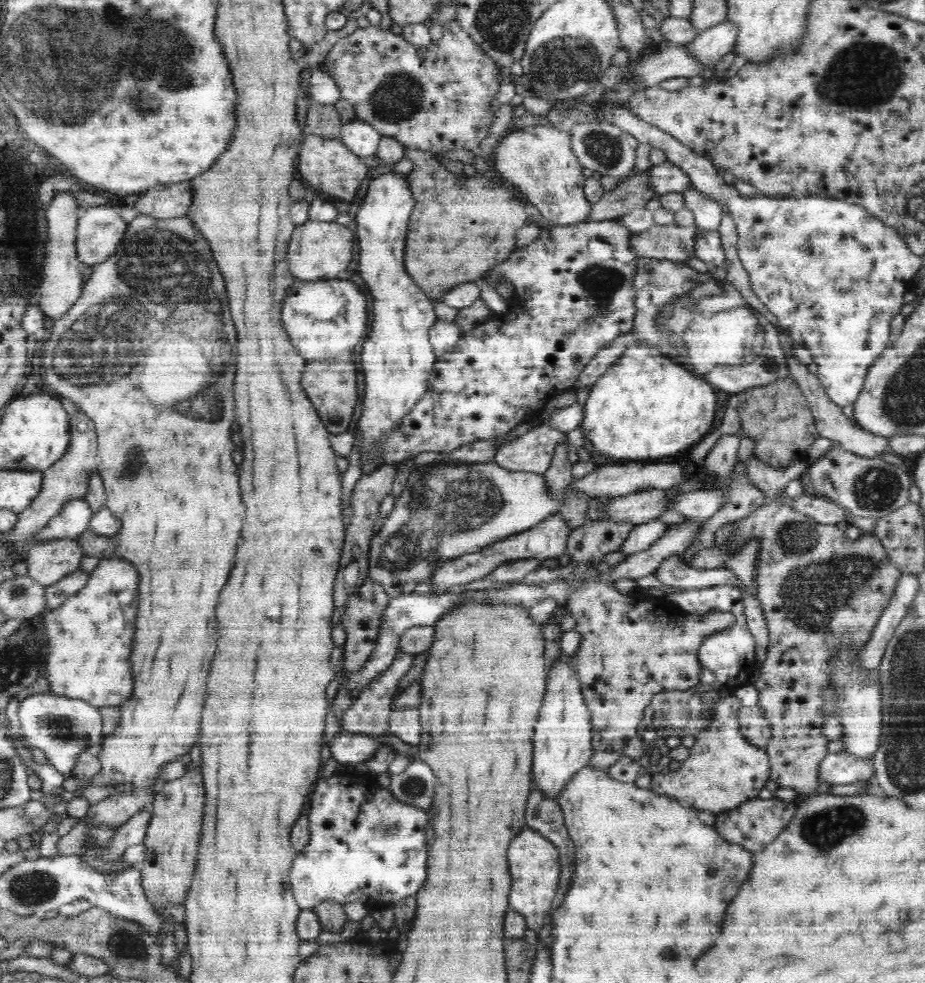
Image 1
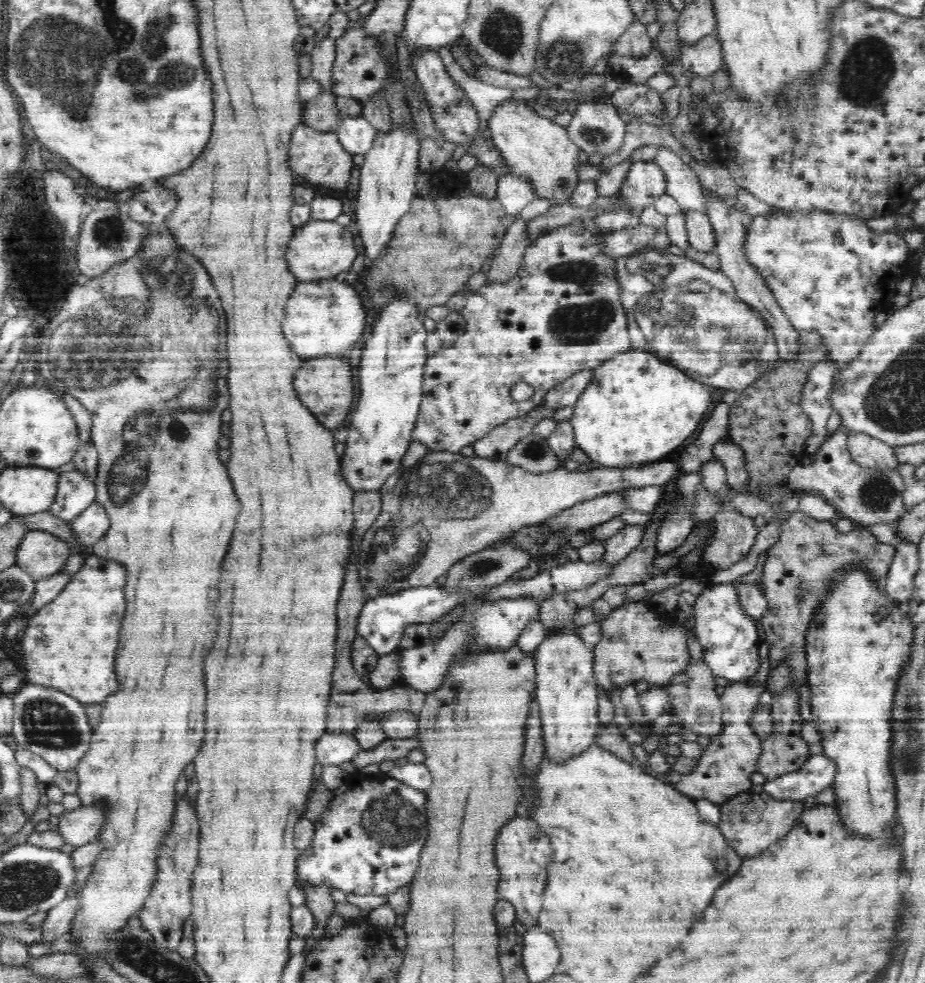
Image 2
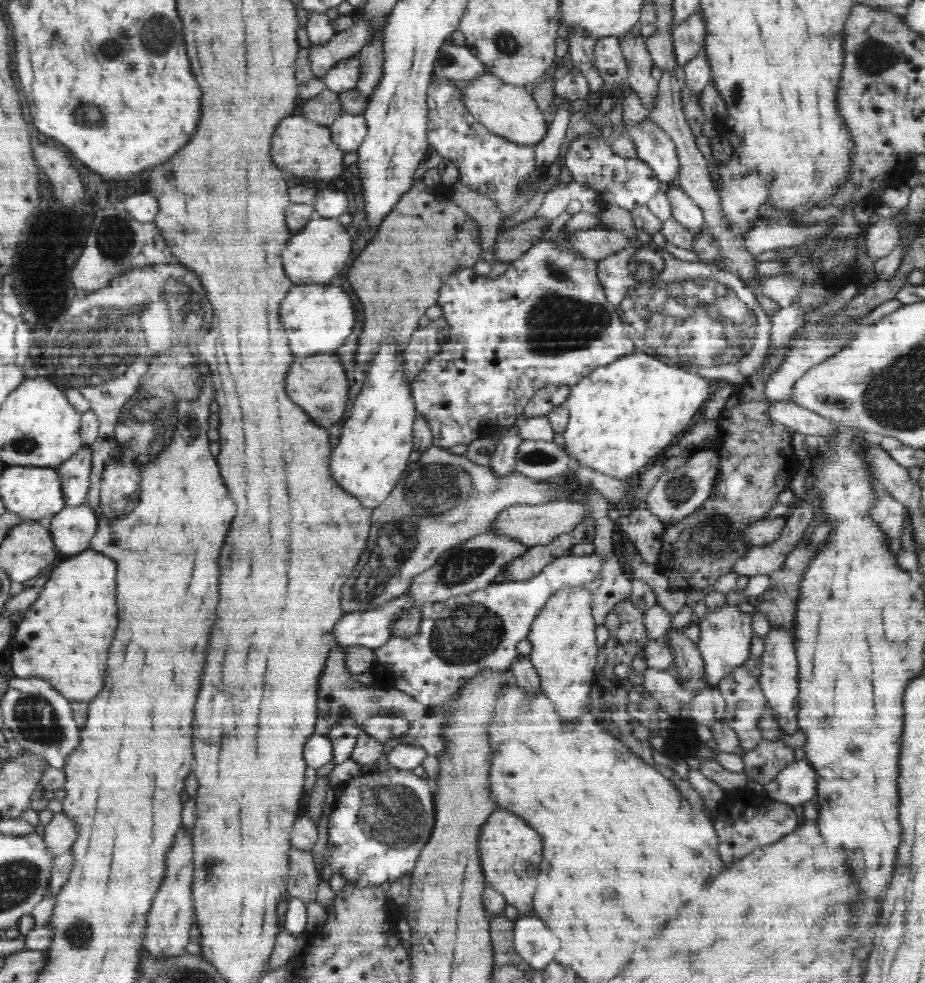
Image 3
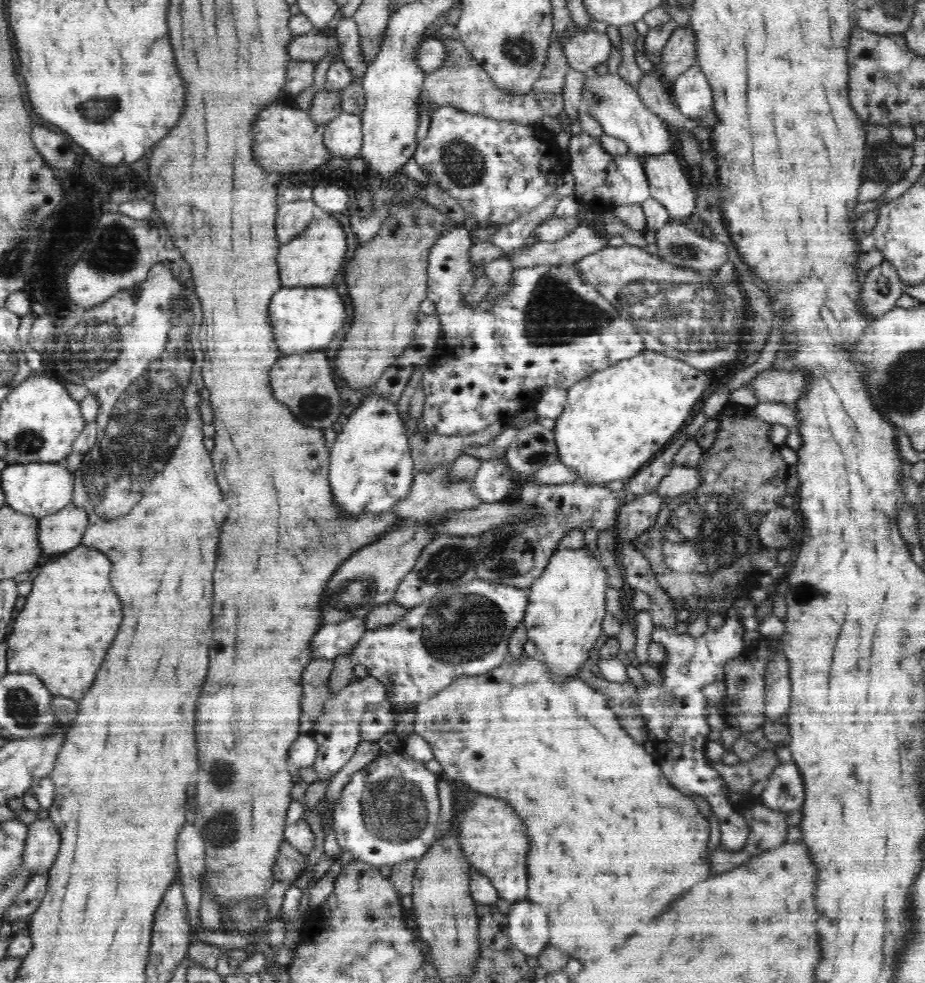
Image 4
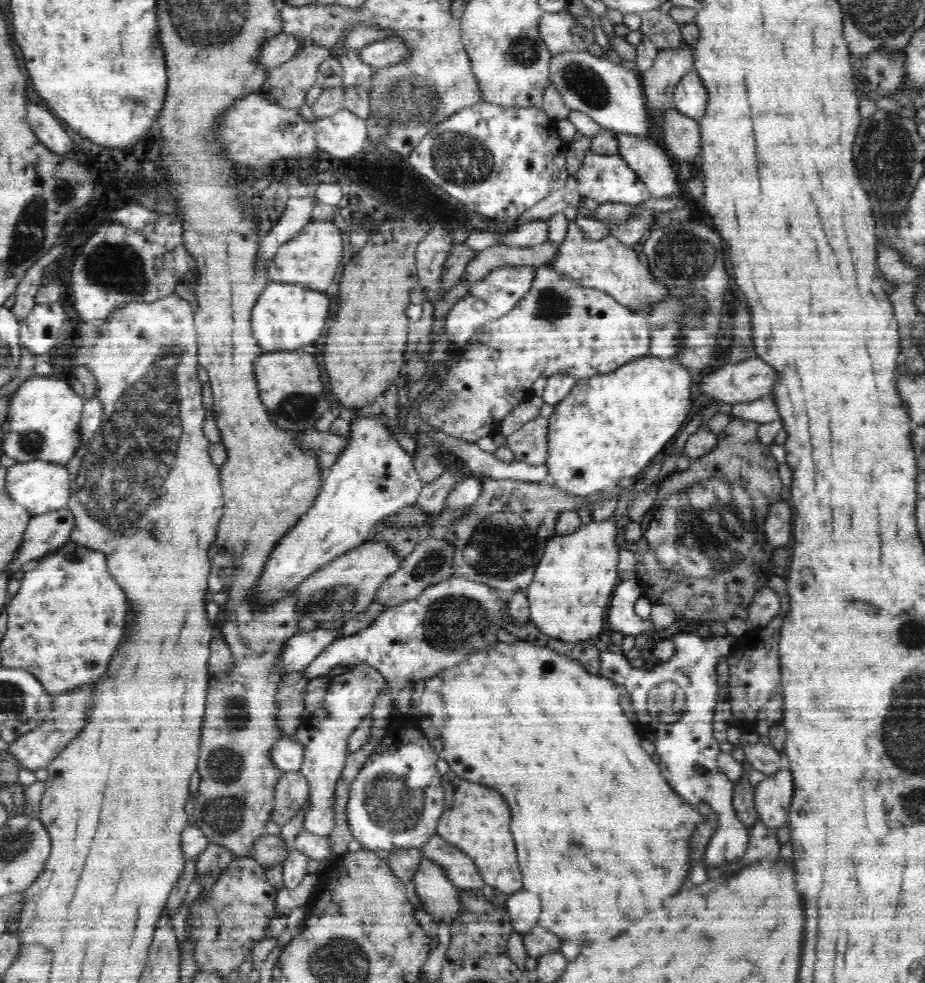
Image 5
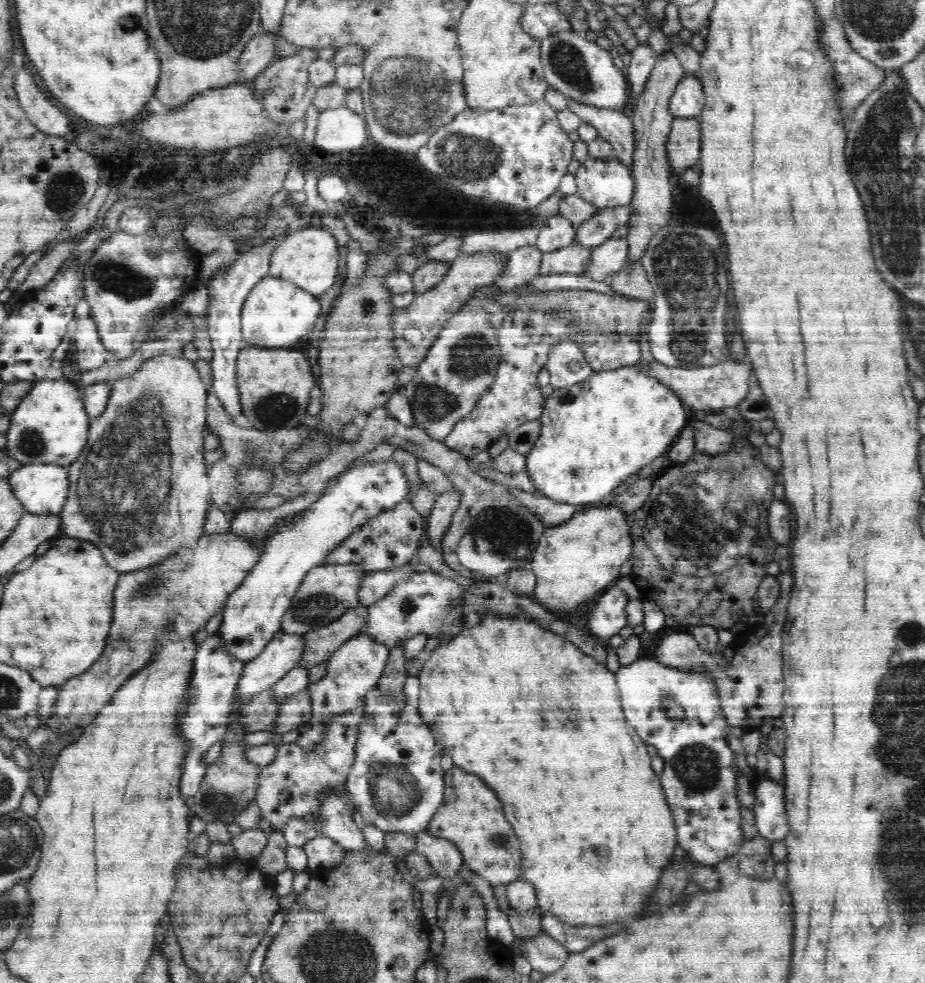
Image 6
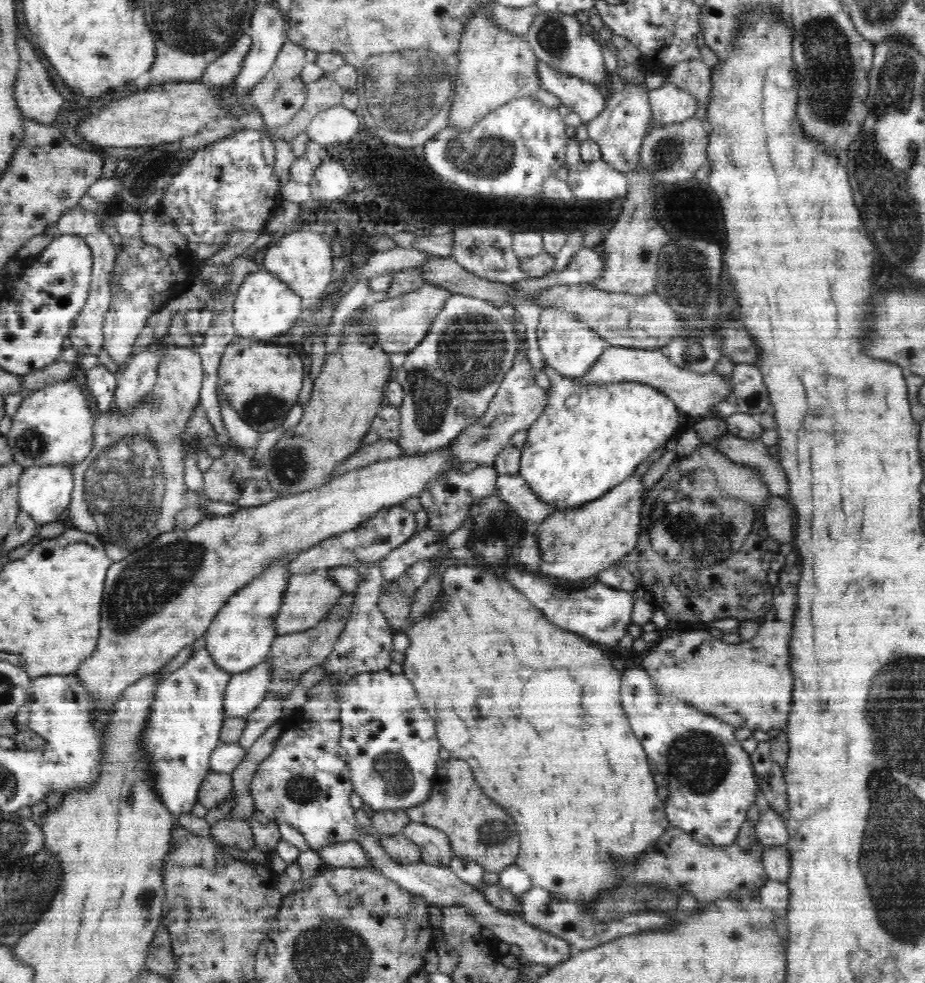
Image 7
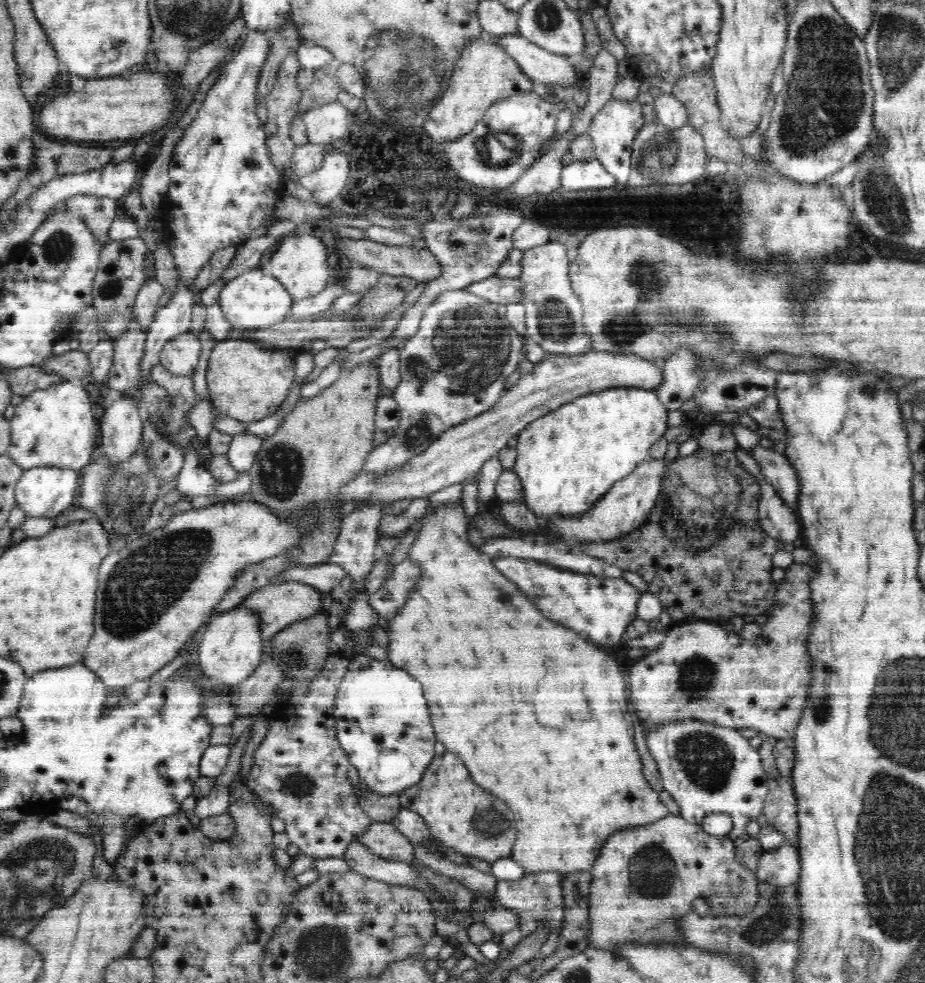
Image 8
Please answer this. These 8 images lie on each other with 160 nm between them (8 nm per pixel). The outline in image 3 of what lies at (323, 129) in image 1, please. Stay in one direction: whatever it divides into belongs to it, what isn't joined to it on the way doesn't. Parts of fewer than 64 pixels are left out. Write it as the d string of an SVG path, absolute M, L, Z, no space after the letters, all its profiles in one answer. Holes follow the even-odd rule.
M328 88L318 96L303 102L301 112L308 120L325 127L329 127L344 113L339 101L339 93Z

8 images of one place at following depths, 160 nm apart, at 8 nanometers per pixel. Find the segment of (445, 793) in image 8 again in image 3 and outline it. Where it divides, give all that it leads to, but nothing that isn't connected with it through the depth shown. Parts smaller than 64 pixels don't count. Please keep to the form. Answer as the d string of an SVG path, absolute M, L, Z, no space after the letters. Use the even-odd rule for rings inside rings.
M506 810L492 813L488 824L484 824L482 828L484 834L480 831L479 857L487 886L500 892L507 904L516 908L520 916L527 917L533 913L536 876L542 858L542 838L524 820Z

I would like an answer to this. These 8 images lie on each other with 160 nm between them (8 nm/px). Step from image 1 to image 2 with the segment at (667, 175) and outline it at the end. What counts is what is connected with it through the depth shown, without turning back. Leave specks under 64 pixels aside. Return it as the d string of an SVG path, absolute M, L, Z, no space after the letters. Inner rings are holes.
M653 160L634 162L616 196L619 200L624 200L624 205L628 205L632 209L648 207L653 205L657 196L666 193L666 185L667 178L664 176L664 171Z

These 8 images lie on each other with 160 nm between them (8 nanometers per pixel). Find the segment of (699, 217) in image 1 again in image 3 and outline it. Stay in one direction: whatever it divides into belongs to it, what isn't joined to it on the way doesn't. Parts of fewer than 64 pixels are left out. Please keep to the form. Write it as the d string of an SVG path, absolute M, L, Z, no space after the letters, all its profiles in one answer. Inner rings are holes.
M651 116L633 125L623 122L621 134L632 140L637 157L650 165L660 182L665 186L677 185L679 158L674 141L658 128Z

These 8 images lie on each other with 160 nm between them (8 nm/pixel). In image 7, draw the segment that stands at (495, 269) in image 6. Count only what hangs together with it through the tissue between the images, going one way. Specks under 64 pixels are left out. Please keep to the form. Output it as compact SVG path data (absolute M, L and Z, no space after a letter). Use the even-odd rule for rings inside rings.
M424 283L418 290L401 294L396 298L373 302L367 306L371 313L371 326L374 326L379 347L387 353L403 352L406 354L423 341L432 324L434 315L440 312L441 306L452 292L444 290L435 284Z

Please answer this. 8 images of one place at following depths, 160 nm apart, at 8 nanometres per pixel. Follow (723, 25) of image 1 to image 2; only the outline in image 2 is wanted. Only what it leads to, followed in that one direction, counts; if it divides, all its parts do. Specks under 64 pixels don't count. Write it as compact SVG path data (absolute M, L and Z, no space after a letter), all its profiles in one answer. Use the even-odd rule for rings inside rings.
M718 34L704 36L692 46L683 46L683 42L679 40L677 44L680 45L681 64L686 71L697 77L708 77L722 70L724 54Z

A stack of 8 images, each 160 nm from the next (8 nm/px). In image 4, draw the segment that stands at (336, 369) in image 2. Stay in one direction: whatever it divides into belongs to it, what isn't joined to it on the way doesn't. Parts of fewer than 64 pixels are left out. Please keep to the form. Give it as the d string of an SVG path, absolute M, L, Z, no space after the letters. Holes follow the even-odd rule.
M324 352L300 356L300 354L284 355L271 366L270 383L273 394L280 398L280 403L286 404L300 422L316 429L330 429L340 416L340 396L334 384L334 376L330 372L328 358Z

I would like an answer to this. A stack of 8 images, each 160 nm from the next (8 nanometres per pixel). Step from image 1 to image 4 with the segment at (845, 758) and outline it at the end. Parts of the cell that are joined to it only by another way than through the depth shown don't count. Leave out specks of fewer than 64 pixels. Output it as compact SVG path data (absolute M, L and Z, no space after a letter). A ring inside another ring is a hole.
M794 762L780 763L765 780L765 787L757 797L764 806L778 812L789 813L804 804L805 786L799 766Z

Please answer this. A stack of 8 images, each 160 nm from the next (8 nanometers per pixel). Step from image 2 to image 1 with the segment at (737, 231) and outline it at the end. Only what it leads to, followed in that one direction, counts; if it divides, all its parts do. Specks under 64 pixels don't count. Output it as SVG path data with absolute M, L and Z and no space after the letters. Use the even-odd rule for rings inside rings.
M781 327L777 328L777 335L781 349L787 360L789 377L798 383L804 397L808 400L808 403L810 403L811 412L815 419L815 428L817 429L819 437L839 443L839 445L846 451L857 454L860 458L876 458L880 456L880 454L886 454L886 452L890 453L891 448L889 447L888 439L884 436L873 434L872 432L866 431L864 428L858 427L854 424L852 418L847 418L843 414L842 407L837 406L836 403L830 401L824 387L820 384L820 379L818 379L817 375L810 373L810 371L808 371L808 365L804 365L802 361L798 361L798 359L792 355L792 348L795 344L792 335L790 335L786 329Z

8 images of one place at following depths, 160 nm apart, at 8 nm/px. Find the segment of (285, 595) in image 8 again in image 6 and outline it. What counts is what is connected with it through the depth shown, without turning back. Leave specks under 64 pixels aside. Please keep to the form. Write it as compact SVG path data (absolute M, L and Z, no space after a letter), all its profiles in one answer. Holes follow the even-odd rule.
M326 562L310 570L281 620L281 630L289 634L305 635L342 617L348 609L356 608L360 605L357 590L364 573L366 571L363 567L354 562Z

